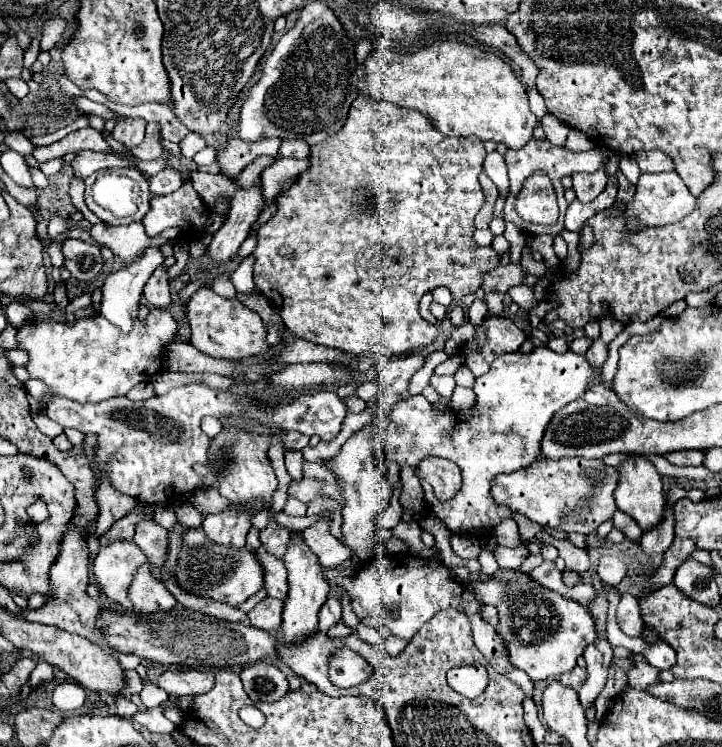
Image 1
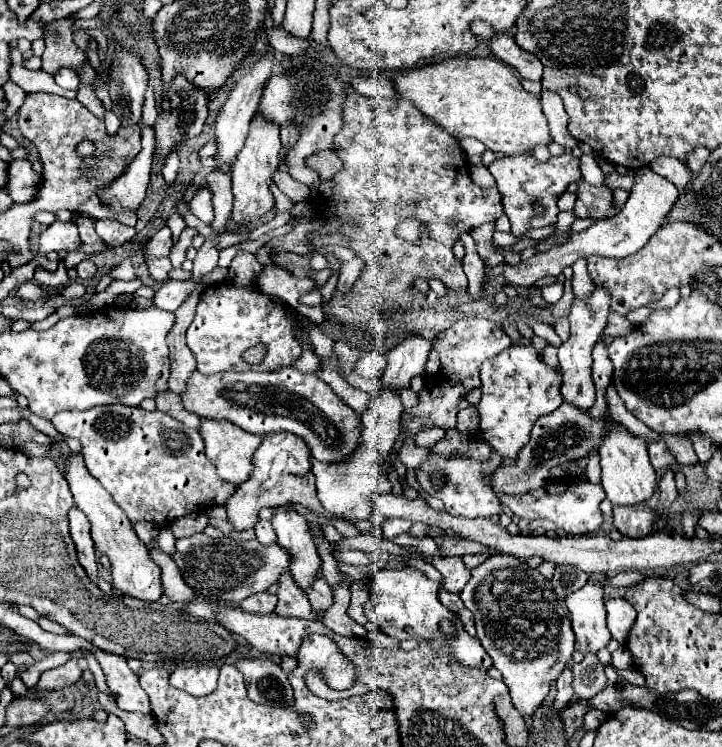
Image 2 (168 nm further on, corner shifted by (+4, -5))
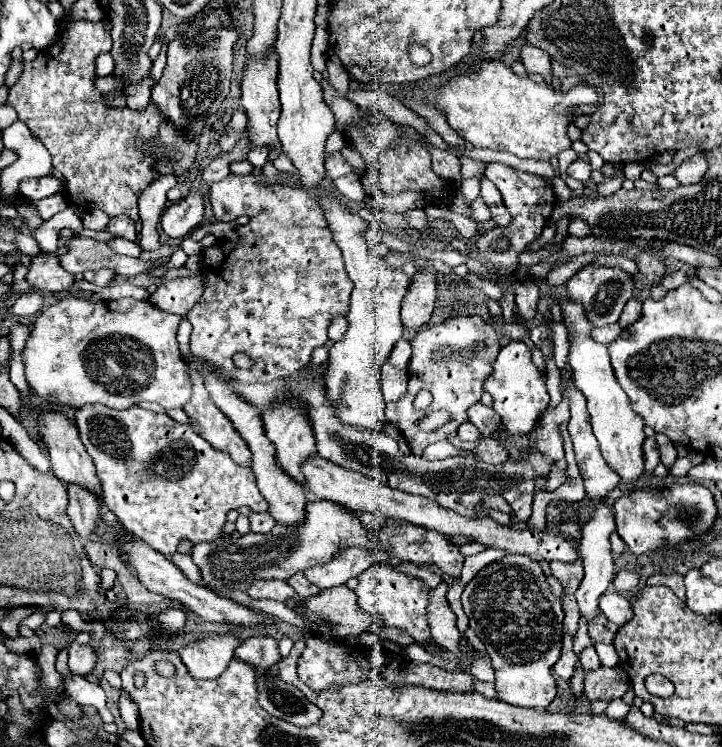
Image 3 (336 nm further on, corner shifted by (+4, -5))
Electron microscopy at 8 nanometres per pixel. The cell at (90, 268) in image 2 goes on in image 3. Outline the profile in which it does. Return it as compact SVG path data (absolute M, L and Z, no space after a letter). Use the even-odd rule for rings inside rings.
M102 269L102 271L88 271L84 273L84 279L98 285L98 287L104 287L108 285L110 281L114 281L114 273L110 269Z

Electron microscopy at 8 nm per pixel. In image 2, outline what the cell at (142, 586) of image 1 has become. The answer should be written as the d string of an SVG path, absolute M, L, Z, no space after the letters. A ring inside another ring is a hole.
M74 453L66 461L66 481L70 483L70 491L74 495L76 507L88 517L92 525L92 539L100 553L104 553L112 563L112 585L128 597L136 597L142 601L158 601L162 597L162 583L160 583L160 569L148 557L146 545L136 537L130 527L130 519L124 511L114 503L110 493L100 487L100 483L86 471L80 453Z

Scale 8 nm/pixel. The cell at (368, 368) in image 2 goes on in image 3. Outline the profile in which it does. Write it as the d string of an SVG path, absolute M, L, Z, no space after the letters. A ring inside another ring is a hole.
M400 339L400 341L394 345L388 361L390 361L392 365L400 367L402 371L406 371L406 365L408 365L408 361L410 361L410 343L408 343L406 339Z

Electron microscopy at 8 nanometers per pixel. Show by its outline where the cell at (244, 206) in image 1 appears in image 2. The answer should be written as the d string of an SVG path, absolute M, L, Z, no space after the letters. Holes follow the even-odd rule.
M256 117L250 125L250 133L246 137L244 149L238 153L236 161L232 163L232 193L234 193L234 209L232 209L232 221L240 225L250 225L252 221L258 221L260 215L266 215L274 207L274 195L270 191L270 183L274 173L280 165L280 127L264 121L262 117Z

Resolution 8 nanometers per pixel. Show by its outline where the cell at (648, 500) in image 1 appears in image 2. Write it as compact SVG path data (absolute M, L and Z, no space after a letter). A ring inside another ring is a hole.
M612 423L608 437L600 447L600 465L602 465L602 487L612 505L636 507L644 505L646 499L654 495L656 489L656 471L650 465L646 441L628 433L620 423Z

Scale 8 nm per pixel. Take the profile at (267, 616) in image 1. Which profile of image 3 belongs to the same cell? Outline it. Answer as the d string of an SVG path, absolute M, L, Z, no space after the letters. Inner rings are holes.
M258 579L250 585L248 595L252 599L274 599L274 601L286 601L286 599L296 599L294 589L280 579Z

